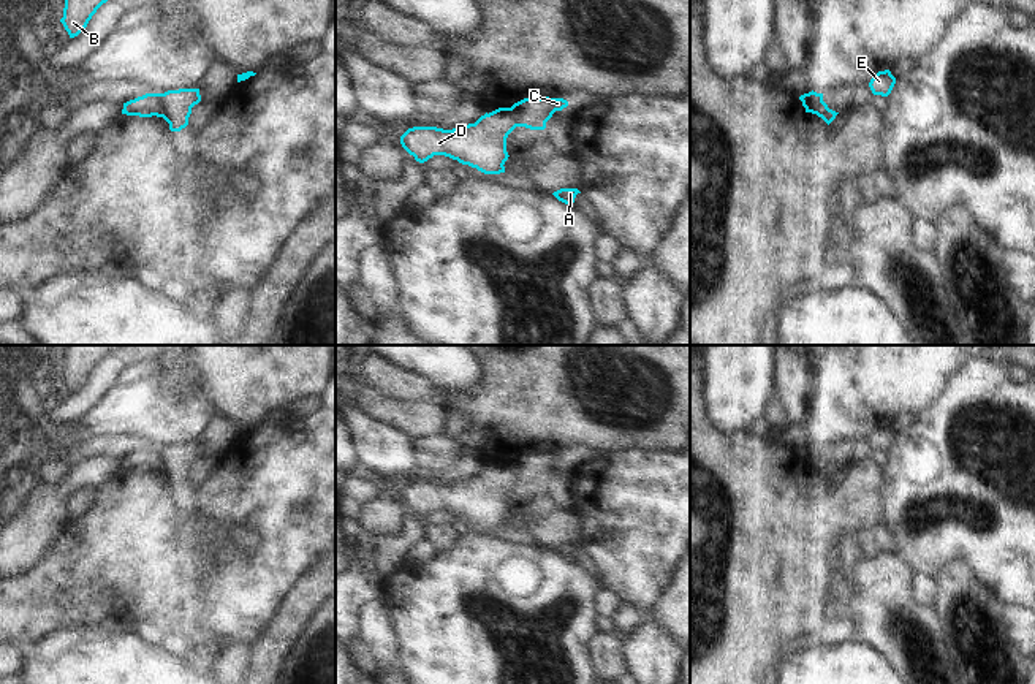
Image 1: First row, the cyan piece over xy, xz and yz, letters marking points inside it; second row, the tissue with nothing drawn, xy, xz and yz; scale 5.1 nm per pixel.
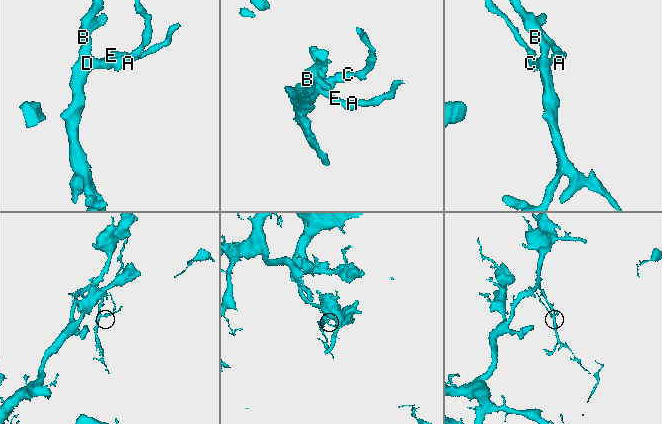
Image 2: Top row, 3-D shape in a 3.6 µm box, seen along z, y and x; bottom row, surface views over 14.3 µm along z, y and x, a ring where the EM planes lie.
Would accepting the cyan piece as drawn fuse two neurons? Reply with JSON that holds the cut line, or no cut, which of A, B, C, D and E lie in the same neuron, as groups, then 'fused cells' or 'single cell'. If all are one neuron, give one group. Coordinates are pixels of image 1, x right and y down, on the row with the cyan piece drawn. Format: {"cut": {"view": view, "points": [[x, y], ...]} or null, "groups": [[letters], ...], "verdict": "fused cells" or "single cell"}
{"cut": {"view": "xy", "points": [[155, 94], [162, 116]]}, "groups": [["A", "B", "D", "E"], ["C"]], "verdict": "fused cells"}

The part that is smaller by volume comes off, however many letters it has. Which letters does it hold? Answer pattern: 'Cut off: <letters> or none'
Cut off: C

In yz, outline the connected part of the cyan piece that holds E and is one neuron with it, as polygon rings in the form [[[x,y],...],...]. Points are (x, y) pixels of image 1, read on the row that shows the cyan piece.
[[[889,70],[878,71],[869,82],[874,95],[888,97],[896,84],[896,78]]]

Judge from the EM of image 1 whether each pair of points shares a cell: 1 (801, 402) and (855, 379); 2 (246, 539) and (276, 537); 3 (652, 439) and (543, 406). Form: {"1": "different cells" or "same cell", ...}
{"1": "different cells", "2": "different cells", "3": "same cell"}

